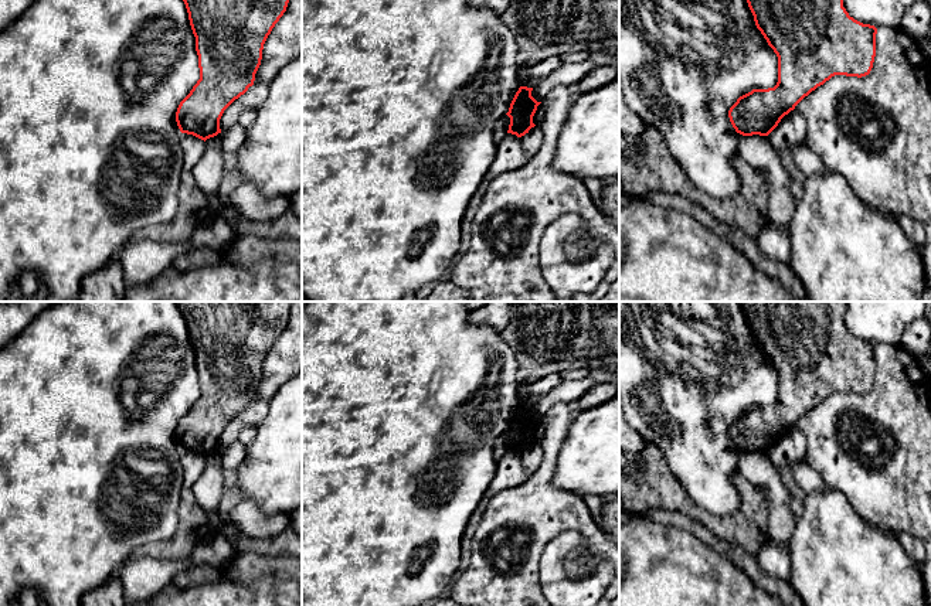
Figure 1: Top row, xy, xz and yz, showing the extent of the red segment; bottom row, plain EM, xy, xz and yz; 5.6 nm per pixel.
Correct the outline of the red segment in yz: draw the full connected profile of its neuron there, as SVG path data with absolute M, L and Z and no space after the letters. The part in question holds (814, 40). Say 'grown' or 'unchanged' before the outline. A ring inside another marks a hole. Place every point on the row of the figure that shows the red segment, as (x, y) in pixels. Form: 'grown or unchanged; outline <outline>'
unchanged; outline M747 0L757 28L778 57L774 88L752 89L730 108L728 118L743 136L768 136L795 106L835 75L866 76L876 57L877 28L849 16L843 0Z

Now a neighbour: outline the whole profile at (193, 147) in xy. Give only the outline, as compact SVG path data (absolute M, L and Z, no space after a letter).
M181 133L183 149L183 170L190 171L193 166L201 159L205 142L187 133Z

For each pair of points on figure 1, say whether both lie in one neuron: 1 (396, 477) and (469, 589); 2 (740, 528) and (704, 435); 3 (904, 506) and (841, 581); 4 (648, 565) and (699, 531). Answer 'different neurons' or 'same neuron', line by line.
1: different neurons
2: different neurons
3: different neurons
4: different neurons

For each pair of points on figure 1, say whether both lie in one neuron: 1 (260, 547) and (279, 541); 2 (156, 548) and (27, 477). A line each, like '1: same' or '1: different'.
1: same
2: different

